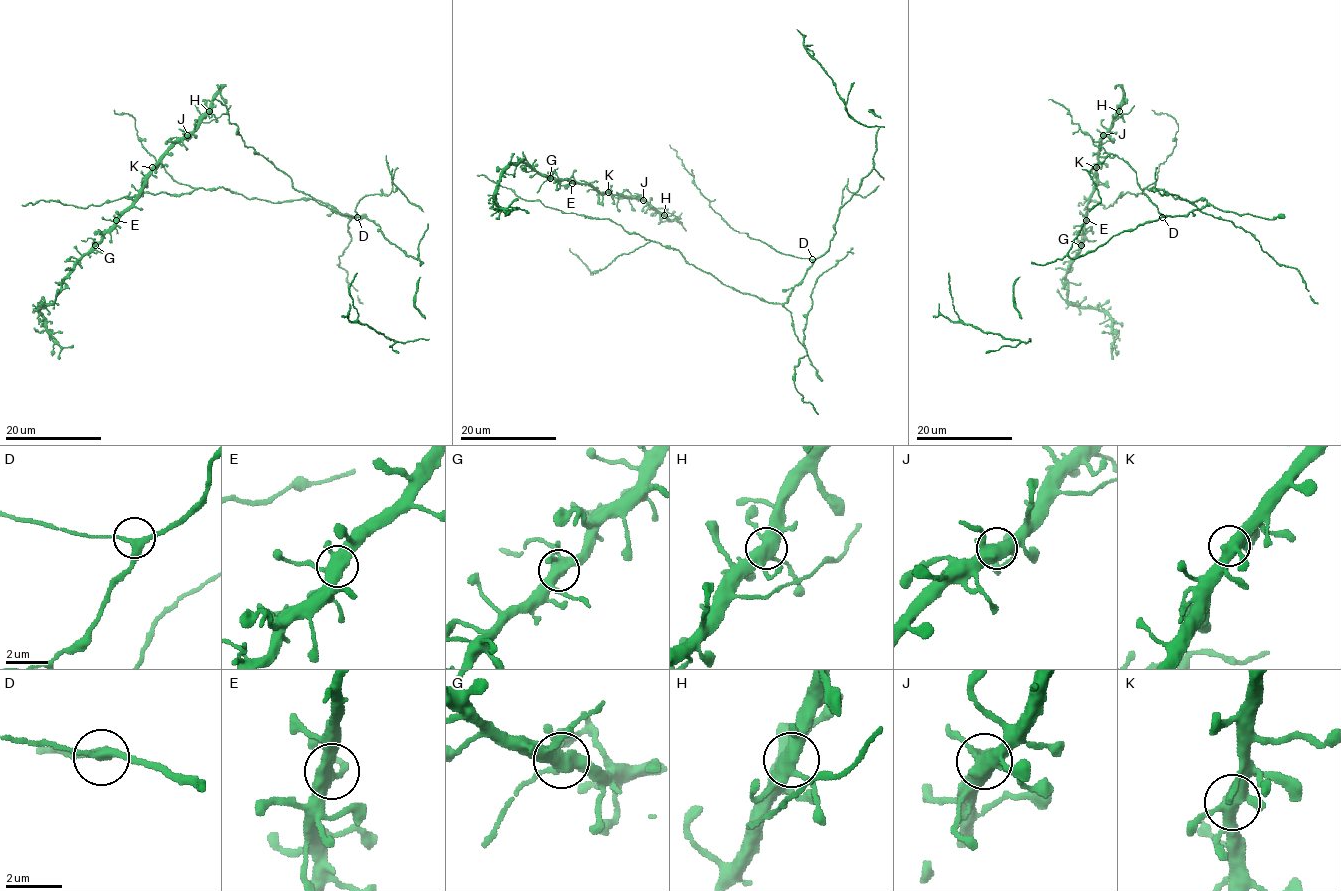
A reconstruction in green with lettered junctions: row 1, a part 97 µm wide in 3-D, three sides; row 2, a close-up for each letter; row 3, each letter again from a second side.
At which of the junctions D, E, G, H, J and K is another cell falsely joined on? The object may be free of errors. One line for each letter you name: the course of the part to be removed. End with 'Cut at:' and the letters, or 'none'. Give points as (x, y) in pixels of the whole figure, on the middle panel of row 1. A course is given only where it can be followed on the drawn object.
Cut at: none

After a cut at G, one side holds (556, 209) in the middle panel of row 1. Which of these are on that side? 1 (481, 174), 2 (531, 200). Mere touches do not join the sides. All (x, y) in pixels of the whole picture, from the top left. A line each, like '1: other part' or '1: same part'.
1: same part
2: same part

